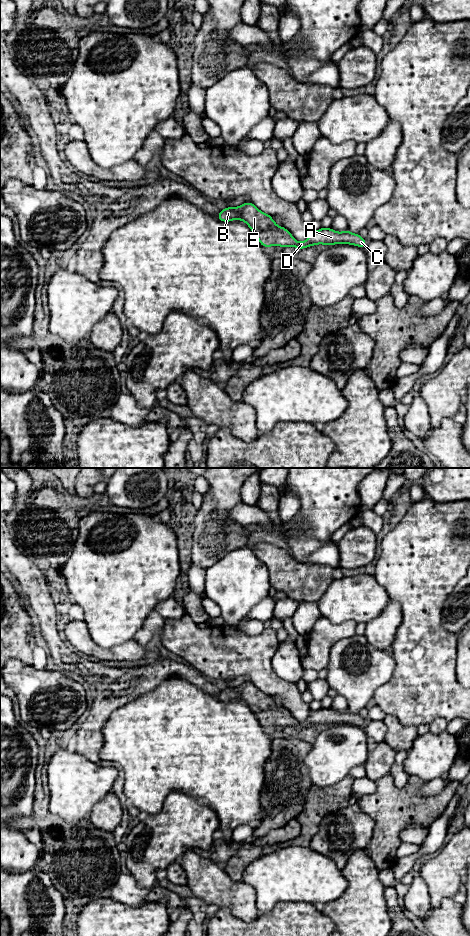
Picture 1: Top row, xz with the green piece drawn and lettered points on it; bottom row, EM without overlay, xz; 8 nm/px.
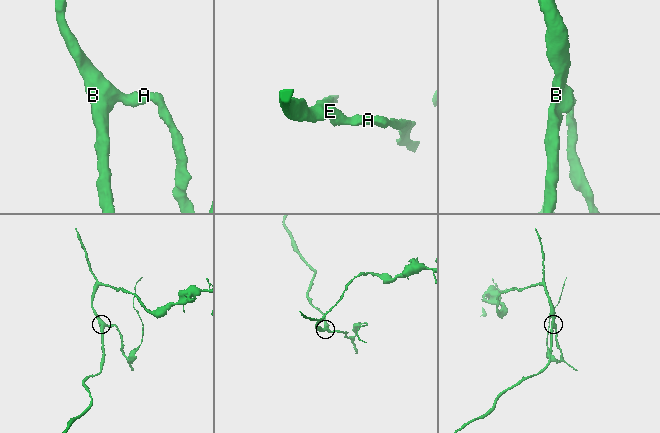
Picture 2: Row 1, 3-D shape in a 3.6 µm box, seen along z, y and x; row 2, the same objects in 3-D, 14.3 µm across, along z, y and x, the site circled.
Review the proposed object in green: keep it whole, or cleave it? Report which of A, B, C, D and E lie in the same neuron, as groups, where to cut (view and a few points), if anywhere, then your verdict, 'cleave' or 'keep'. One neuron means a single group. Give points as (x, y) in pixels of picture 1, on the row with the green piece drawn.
A B C D E; no cut; keep

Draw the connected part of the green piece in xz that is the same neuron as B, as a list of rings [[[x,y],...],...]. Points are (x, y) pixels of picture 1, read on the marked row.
[[[251,202],[238,207],[227,207],[220,211],[217,218],[222,222],[238,219],[244,221],[263,247],[281,246],[304,249],[317,244],[326,246],[350,244],[365,248],[367,244],[360,234],[351,233],[348,229],[337,232],[331,228],[320,228],[311,232],[304,242],[296,241],[285,227],[278,226],[269,214],[260,211]]]

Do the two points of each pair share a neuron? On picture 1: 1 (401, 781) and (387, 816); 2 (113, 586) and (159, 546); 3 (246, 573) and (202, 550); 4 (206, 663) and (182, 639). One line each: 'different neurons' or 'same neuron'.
1: different neurons
2: same neuron
3: different neurons
4: same neuron

